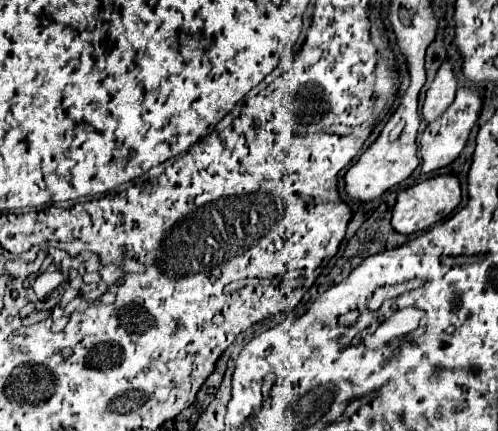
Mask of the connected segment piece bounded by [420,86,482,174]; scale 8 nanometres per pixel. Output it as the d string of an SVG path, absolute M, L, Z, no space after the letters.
M470 86L458 88L454 102L442 112L442 116L438 116L432 124L428 124L420 136L420 154L422 154L422 172L424 174L434 172L442 166L448 166L460 156L460 152L464 150L464 146L468 142L470 130L480 116L480 110L482 110L480 92L476 88L470 88Z

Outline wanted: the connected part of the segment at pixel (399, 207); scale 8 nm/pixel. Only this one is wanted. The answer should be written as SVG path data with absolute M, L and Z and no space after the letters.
M440 174L430 180L424 180L412 188L406 188L398 194L398 200L392 208L392 228L398 234L414 234L430 228L436 222L442 222L462 200L460 182L452 174Z

